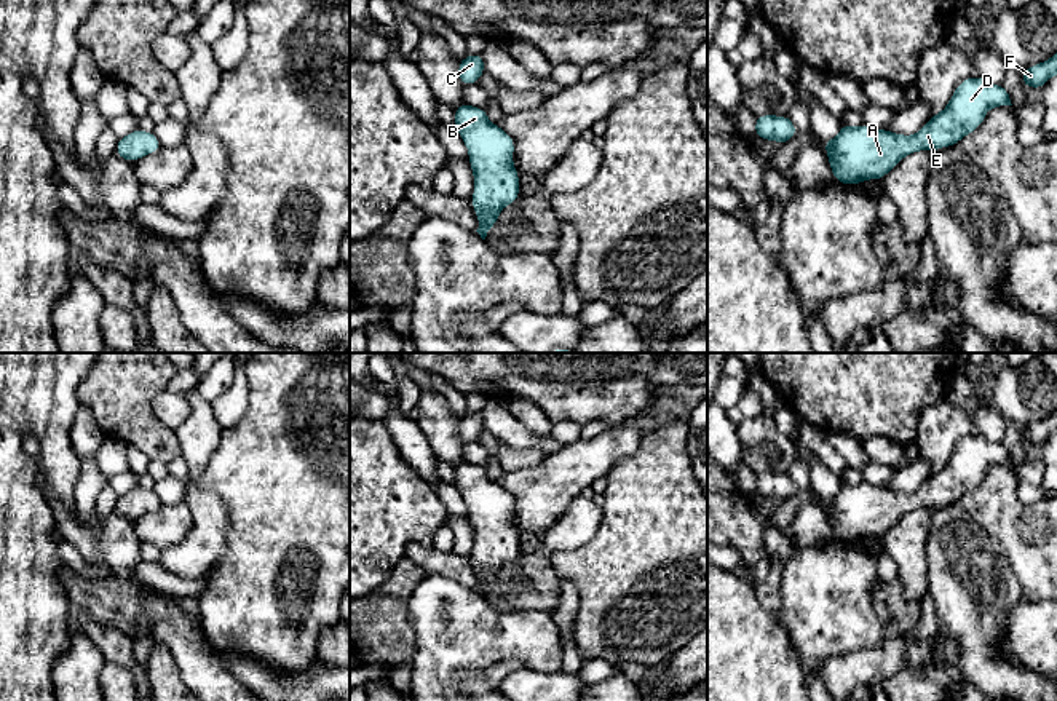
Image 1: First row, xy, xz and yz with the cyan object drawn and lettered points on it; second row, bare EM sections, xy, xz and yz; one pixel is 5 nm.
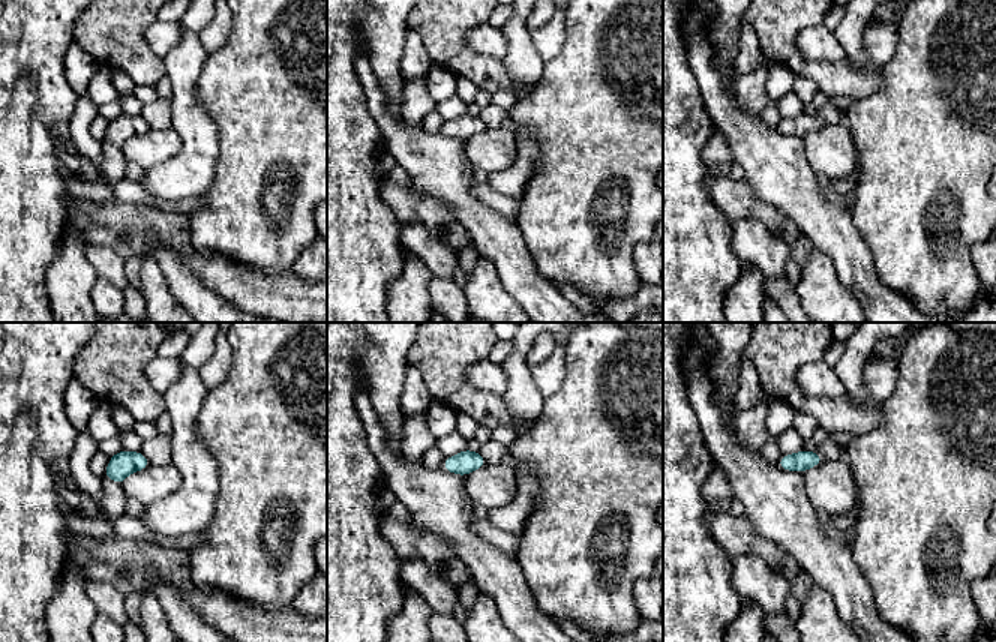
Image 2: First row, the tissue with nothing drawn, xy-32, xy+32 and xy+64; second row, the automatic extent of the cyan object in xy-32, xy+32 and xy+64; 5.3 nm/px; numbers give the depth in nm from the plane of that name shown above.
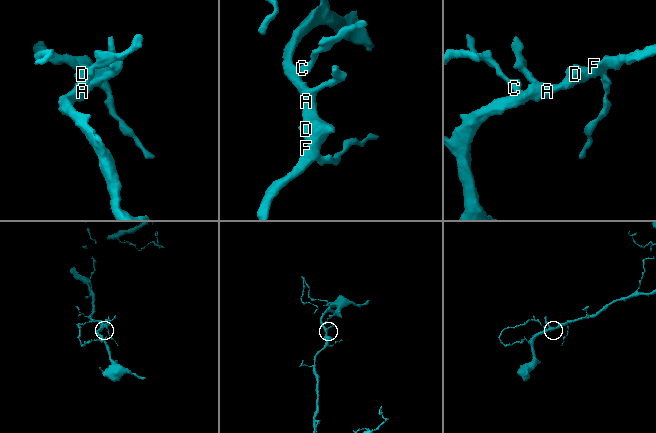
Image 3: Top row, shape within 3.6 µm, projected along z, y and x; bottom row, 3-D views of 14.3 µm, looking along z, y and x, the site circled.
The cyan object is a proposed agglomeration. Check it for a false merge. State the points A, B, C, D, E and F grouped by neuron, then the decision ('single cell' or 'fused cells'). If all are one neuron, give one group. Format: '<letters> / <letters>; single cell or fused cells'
A B C D E F; single cell

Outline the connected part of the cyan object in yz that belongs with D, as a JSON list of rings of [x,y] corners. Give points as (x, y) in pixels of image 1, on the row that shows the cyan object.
[[[982,77],[963,80],[953,91],[947,107],[931,117],[915,136],[902,136],[886,129],[870,128],[867,125],[840,125],[840,133],[832,141],[822,141],[827,150],[829,164],[837,182],[854,185],[869,179],[883,179],[904,156],[918,152],[936,152],[942,147],[958,144],[966,134],[976,131],[992,107],[1012,105],[1003,85],[992,85]]]

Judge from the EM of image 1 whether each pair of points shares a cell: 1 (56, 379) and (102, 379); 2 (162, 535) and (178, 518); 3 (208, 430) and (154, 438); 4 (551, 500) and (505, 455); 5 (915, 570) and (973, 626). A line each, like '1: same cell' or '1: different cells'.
1: different cells
2: same cell
3: different cells
4: different cells
5: different cells

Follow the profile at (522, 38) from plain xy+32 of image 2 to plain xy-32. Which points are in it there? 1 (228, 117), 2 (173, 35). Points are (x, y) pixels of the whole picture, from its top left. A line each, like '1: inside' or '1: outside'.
1: outside
2: outside

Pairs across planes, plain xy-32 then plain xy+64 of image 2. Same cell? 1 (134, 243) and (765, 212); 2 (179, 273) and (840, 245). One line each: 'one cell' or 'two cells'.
1: one cell
2: one cell

